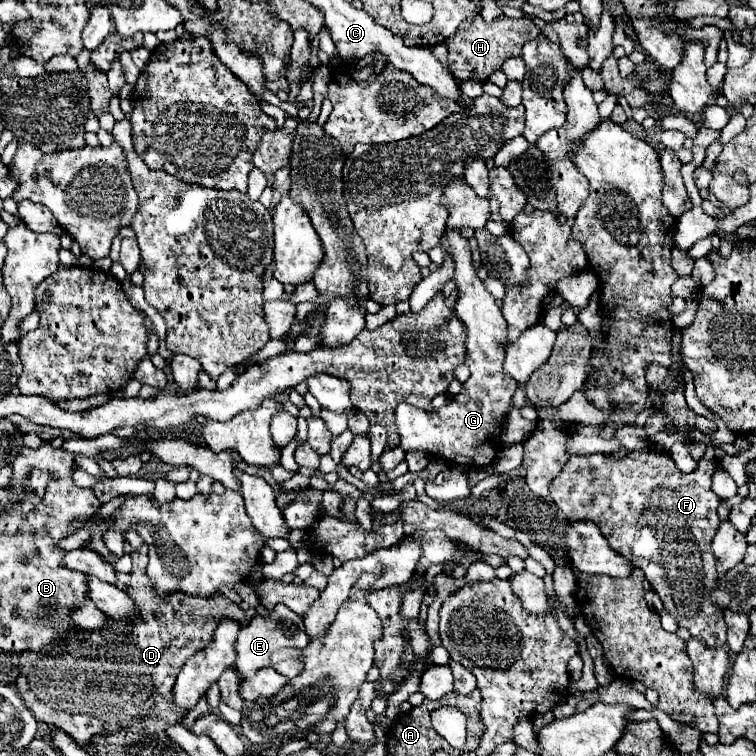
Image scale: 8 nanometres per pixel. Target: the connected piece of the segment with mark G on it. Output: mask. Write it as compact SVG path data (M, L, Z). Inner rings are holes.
M446 230L442 236L442 246L448 248L456 262L454 282L460 290L460 298L454 306L456 316L466 324L466 366L470 368L470 378L462 384L462 392L456 394L440 410L418 410L400 402L394 410L396 430L400 436L400 448L404 452L420 450L436 460L444 460L454 466L490 466L500 450L500 434L508 412L512 410L512 396L518 382L512 380L502 370L504 350L506 350L506 320L494 296L484 288L478 278L472 260L468 240L460 236L458 230Z

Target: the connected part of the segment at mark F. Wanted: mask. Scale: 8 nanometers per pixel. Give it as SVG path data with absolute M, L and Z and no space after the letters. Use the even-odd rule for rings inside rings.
M648 444L648 448L642 452L628 452L624 460L608 460L600 458L600 454L570 456L568 464L560 470L560 476L550 484L550 498L564 512L564 516L570 520L596 520L598 528L608 538L610 548L634 562L634 566L642 568L664 608L678 620L680 626L688 628L692 636L702 638L710 648L726 644L724 614L710 602L710 592L718 580L718 560L710 552L710 544L716 524L720 522L716 514L720 498L712 492L712 474L714 468L710 446L706 448L704 458L698 462L698 468L690 474L684 474L676 468L668 452L656 450L654 444Z

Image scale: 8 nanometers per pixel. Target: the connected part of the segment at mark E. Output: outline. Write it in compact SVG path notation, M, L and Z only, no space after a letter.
M276 604L270 616L254 616L242 630L238 632L236 640L236 650L238 650L238 674L242 678L254 676L260 668L274 668L276 672L294 678L298 672L302 672L302 660L298 658L288 658L282 656L282 650L286 648L306 648L308 646L308 636L304 632L302 618L296 616L288 606Z

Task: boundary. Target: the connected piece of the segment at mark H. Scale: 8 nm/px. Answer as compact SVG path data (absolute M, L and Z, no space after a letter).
M474 14L468 18L452 38L446 40L448 46L448 62L450 62L450 72L458 80L478 80L484 82L492 70L498 70L506 58L520 56L522 46L530 40L534 40L540 34L540 28L528 20L528 18L496 18L492 22L484 22L480 14Z

